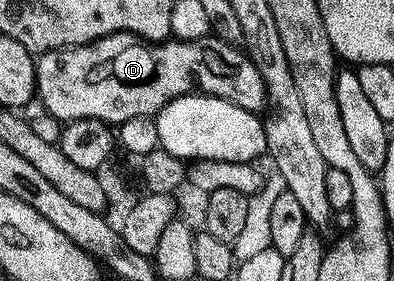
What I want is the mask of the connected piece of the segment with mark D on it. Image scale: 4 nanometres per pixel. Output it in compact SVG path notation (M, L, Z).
M115 34L106 36L97 42L91 42L89 46L76 46L73 50L52 50L49 54L41 54L36 58L36 93L38 95L39 105L51 116L56 118L61 124L77 122L78 120L98 120L104 122L109 128L119 128L126 124L126 120L138 120L139 118L155 118L157 114L163 112L168 105L179 98L190 98L196 95L203 95L205 98L217 98L226 100L238 108L257 116L263 115L269 109L268 89L266 80L262 80L262 72L253 64L252 59L248 57L241 49L229 46L215 36L209 36L198 42L181 42L169 40L159 44L144 41L143 38L136 38L133 34Z

